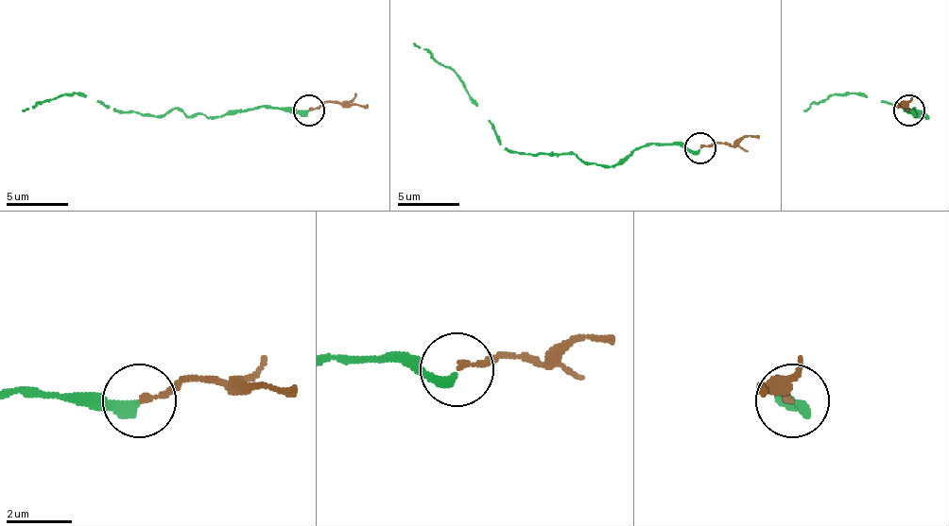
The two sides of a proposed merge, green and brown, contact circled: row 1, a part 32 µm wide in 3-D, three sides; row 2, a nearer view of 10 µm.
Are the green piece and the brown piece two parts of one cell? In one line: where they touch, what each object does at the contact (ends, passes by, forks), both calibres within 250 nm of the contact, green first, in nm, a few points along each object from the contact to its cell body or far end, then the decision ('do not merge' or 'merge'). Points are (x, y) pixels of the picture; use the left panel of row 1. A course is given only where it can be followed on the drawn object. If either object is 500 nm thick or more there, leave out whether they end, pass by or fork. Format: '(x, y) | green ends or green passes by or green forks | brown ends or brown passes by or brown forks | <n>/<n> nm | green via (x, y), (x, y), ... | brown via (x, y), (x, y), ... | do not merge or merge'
(308, 110) | green ends | brown ends | 320/160 nm | green via (308, 110), (252, 108), (221, 117), (187, 117), (175, 108), (156, 117), (119, 113), (73, 93), (21, 110) | brown via (308, 110), (326, 101), (348, 101), (367, 108) | merge

